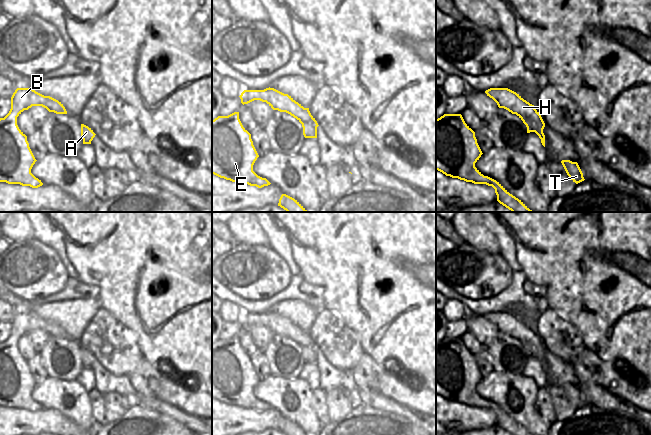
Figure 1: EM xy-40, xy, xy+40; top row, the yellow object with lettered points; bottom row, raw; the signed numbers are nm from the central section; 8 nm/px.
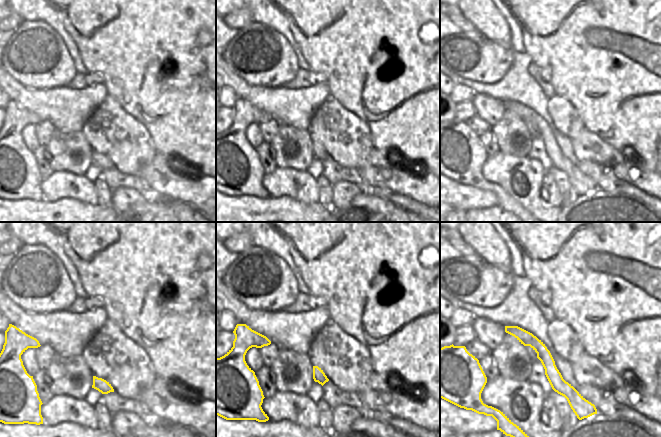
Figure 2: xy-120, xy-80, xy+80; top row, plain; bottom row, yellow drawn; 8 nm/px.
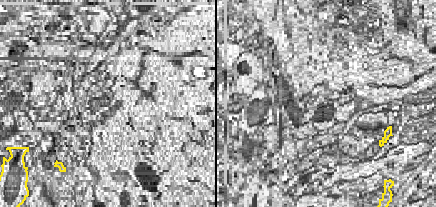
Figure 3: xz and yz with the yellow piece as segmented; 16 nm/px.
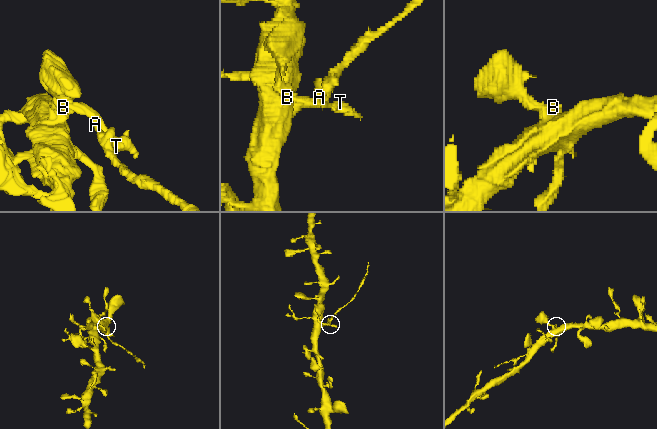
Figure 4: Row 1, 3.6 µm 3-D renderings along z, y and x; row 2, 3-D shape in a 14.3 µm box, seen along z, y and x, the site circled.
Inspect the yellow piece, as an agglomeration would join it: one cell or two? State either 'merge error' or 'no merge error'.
merge error

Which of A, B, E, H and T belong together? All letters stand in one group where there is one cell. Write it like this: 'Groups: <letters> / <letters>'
Groups: A / B E H T

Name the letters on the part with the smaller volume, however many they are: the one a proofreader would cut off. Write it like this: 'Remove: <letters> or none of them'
Remove: A

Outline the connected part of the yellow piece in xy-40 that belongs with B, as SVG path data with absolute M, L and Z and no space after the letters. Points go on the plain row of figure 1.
M32 312L15 314L9 337L0 342L0 406L32 412L43 409L31 397L37 384L29 371L27 360L17 349L17 341L32 330L42 330L56 338L67 338L63 328L50 320L44 320Z

